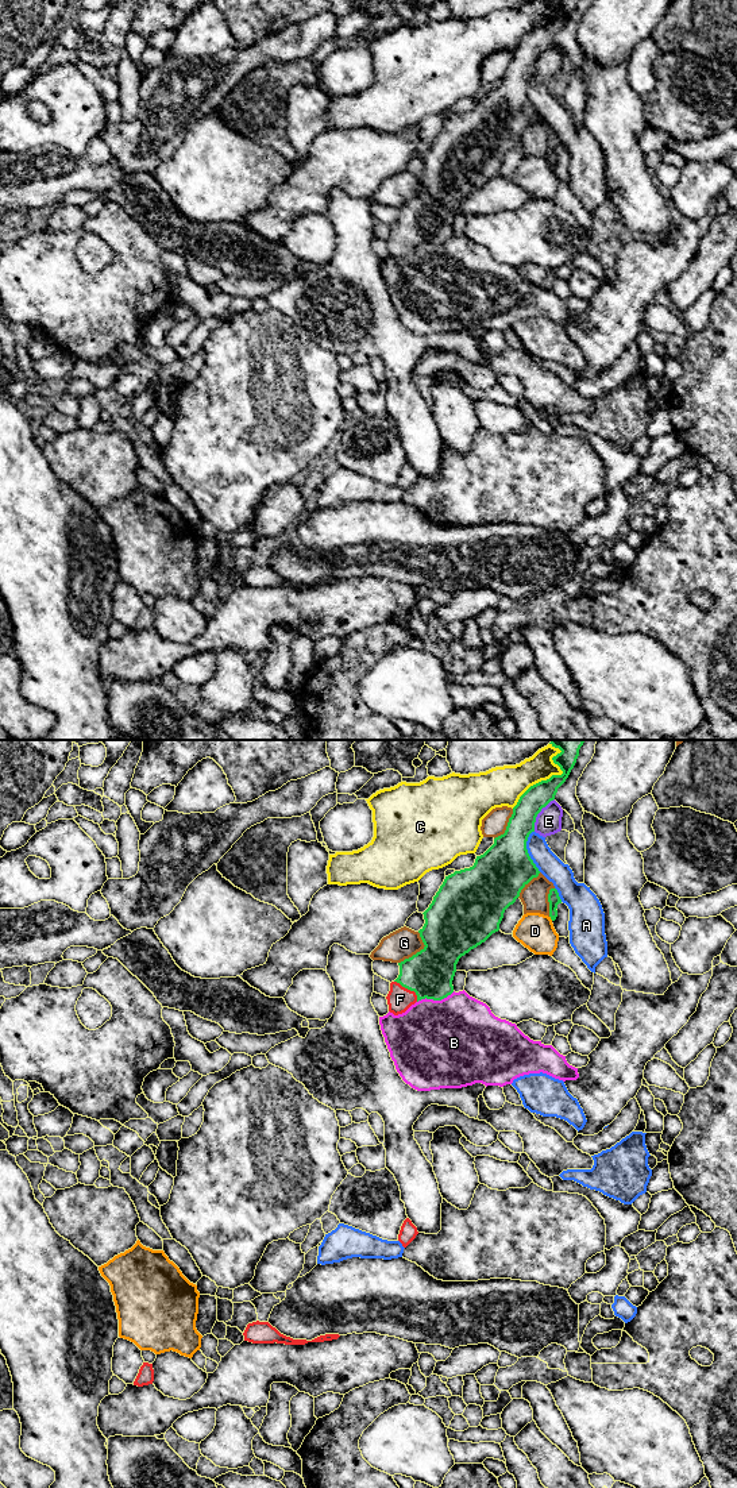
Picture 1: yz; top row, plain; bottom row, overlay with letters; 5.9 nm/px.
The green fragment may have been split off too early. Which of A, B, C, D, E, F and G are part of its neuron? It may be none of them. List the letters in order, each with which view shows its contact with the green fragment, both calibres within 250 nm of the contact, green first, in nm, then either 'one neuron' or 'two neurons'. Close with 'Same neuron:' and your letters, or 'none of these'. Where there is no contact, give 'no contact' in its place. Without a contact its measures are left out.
A: yz | 320/140 nm | two neurons
B: yz | 280/500 nm | two neurons
C: yz | 150/200 nm | two neurons
D: yz | 70/220 nm | two neurons
E: yz | 180/160 nm | two neurons
F: yz | 280/150 nm | one neuron
G: yz | 320/180 nm | two neurons
Same neuron: F

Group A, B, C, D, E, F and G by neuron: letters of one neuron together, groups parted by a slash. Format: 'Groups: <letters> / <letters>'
Groups: A / B / C / D / E / F / G

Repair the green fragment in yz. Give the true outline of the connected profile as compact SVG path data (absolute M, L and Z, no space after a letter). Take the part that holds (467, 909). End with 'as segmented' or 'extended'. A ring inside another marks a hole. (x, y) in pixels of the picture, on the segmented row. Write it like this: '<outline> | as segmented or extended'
M551 740L549 744L562 751L552 760L563 774L530 786L513 807L505 833L495 837L483 855L476 856L472 867L445 876L432 903L422 913L425 924L418 933L425 947L398 963L400 975L390 983L386 997L390 1013L398 1015L421 999L441 1001L451 995L459 959L499 930L505 910L516 902L521 890L539 876L540 871L528 853L526 841L535 832L537 814L555 799L557 789L568 778L583 743L584 740Z | extended

